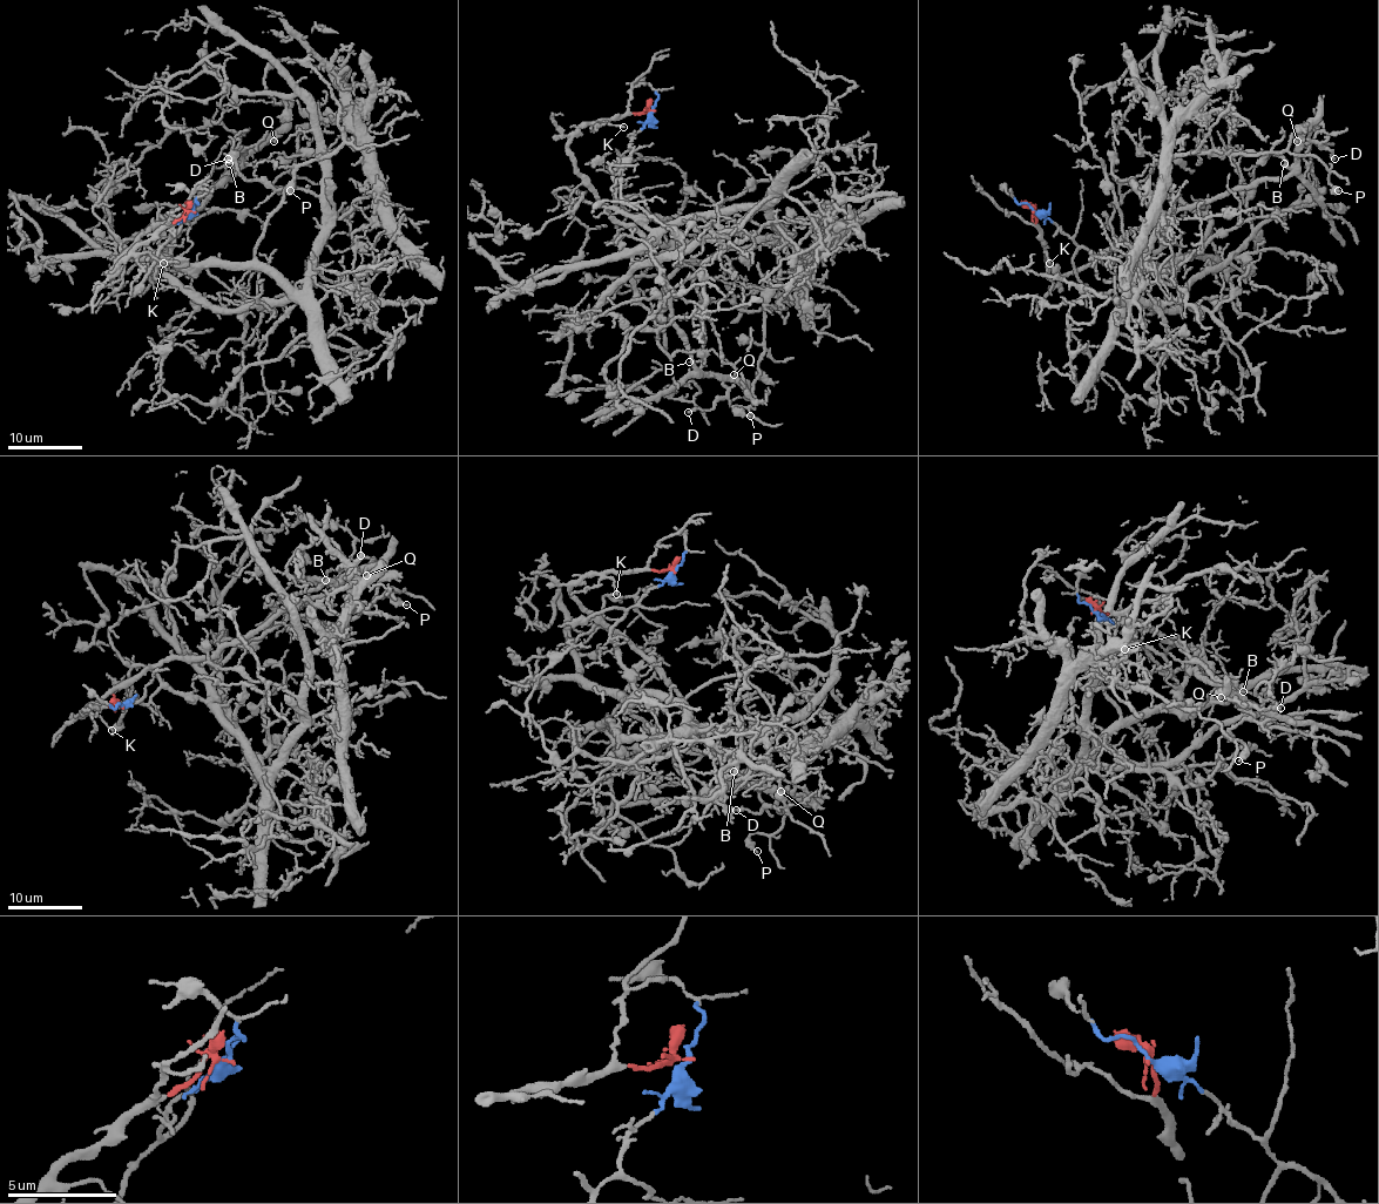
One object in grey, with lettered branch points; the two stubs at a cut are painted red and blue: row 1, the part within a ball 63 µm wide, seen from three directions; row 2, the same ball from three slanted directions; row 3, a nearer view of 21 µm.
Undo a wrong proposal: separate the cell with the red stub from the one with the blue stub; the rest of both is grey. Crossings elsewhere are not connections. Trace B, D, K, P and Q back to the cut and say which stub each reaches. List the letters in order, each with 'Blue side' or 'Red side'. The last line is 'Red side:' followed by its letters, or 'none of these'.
B: Red side
D: Red side
K: Red side
P: Blue side
Q: Red side
Red side: B, D, K, Q

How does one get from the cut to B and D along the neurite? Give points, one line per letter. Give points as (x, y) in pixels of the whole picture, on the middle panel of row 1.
B: (654, 110), (587, 122), (569, 139), (568, 155), (582, 183), (648, 243), (674, 326), (700, 366), (689, 363)
D: (654, 110), (587, 122), (568, 155), (648, 243), (691, 363), (723, 380), (711, 408), (687, 413)

